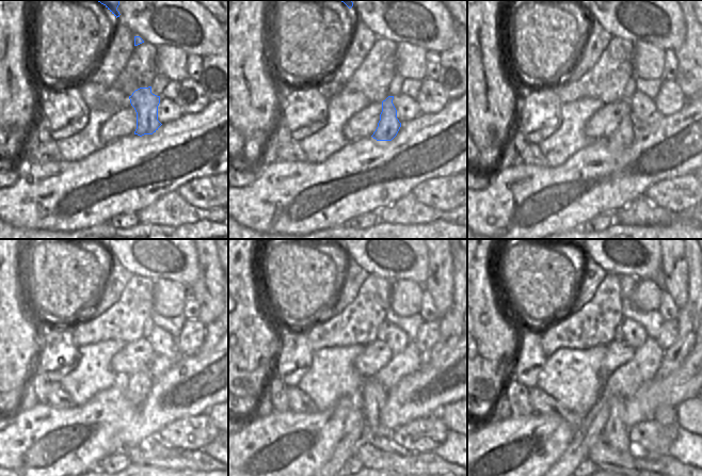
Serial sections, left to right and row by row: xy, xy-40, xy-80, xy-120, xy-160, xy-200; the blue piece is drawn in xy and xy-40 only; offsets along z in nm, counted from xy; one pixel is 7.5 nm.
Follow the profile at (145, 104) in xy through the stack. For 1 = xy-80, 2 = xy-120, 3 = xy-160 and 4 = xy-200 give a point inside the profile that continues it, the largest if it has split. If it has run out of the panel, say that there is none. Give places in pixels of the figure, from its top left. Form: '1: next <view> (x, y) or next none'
1: next xy-80 (623, 137)
2: next xy-120 (137, 387)
3: next xy-160 (375, 395)
4: next xy-200 (615, 433)

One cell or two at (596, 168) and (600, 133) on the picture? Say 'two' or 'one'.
two

